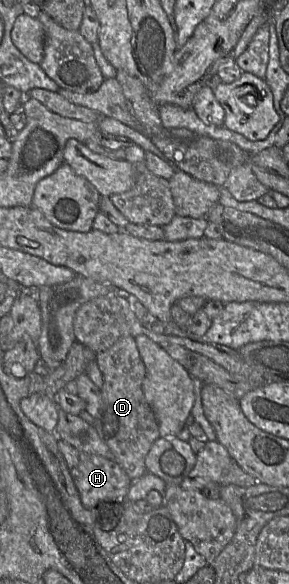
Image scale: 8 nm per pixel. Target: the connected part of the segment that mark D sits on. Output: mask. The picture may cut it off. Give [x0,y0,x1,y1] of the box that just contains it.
[95,337,160,481]

